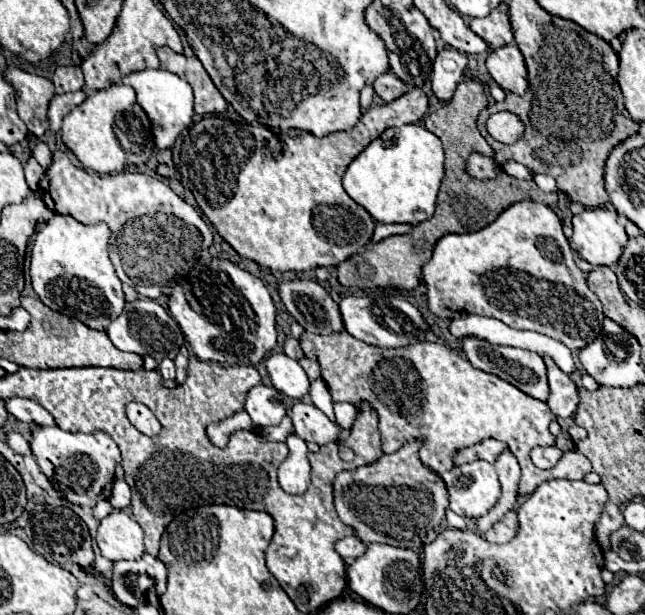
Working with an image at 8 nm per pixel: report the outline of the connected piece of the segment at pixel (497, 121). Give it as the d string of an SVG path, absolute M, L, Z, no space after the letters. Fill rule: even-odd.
M498 112L492 114L488 118L488 132L504 144L514 144L522 132L524 132L524 124L518 120L518 116L514 116L512 112Z

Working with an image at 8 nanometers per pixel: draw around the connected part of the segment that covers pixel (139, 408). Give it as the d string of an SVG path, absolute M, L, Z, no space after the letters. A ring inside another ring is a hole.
M132 402L126 406L126 412L128 412L128 420L146 436L156 436L160 432L160 422L156 420L156 416L144 406L144 404L138 404L138 402Z

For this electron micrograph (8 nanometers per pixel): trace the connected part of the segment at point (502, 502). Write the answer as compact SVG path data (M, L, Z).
M506 448L498 454L496 462L494 462L494 468L500 476L500 484L502 484L502 496L500 500L494 504L494 508L480 516L476 520L476 528L480 534L484 534L496 520L500 520L508 510L512 510L518 502L518 482L520 482L520 466L518 466L518 460L516 456Z

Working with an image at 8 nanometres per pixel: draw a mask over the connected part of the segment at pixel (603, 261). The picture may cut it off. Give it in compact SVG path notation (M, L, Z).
M586 208L582 214L572 218L572 226L574 226L574 234L572 234L572 242L574 248L578 250L578 254L594 264L594 266L614 266L618 262L618 258L622 256L622 250L628 242L628 236L624 232L624 228L618 224L618 214L608 210L608 208Z

